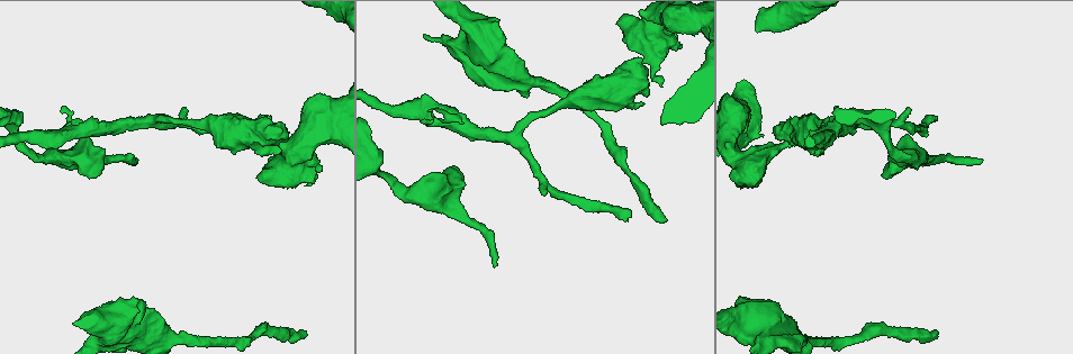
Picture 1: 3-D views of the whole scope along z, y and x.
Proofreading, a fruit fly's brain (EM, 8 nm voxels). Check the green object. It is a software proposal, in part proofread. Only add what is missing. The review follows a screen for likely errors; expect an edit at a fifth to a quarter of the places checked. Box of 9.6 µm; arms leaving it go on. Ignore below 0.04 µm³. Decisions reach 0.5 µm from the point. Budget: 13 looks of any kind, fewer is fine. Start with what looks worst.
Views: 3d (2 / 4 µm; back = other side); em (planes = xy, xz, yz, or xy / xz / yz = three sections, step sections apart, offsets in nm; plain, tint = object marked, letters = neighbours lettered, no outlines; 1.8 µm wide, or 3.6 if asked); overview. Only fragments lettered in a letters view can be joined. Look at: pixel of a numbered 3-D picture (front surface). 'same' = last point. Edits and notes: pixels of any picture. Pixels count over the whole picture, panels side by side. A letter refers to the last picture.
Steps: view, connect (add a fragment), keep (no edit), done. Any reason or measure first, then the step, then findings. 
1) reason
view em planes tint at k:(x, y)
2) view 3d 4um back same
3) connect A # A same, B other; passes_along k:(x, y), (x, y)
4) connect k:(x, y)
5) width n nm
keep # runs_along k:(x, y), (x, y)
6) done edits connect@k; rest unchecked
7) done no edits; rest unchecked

an open end
view 3d 4um at 1:(137, 160)

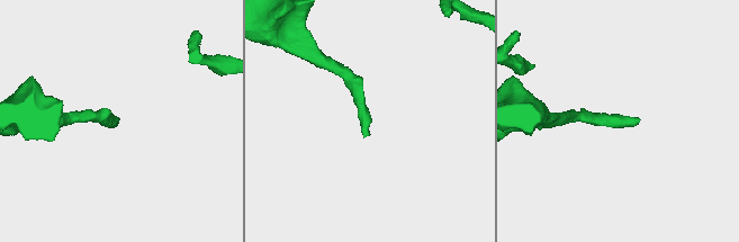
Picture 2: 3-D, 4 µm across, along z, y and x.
need the tissue
view em 3.6um planes plain at 2:(114, 117)

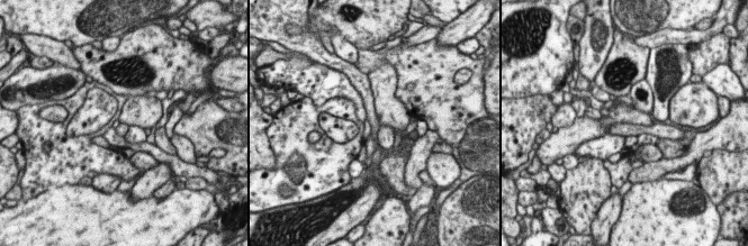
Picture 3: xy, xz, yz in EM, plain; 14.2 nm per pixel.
view em 3.6um planes letters same

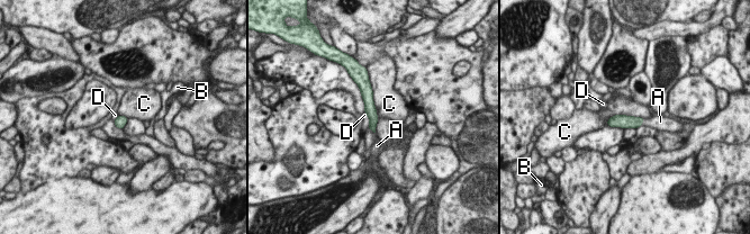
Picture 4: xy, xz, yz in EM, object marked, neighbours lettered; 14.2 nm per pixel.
width 160 nm
connect A # A same, B other, C other, D other; the neuron continues

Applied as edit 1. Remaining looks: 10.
view overview

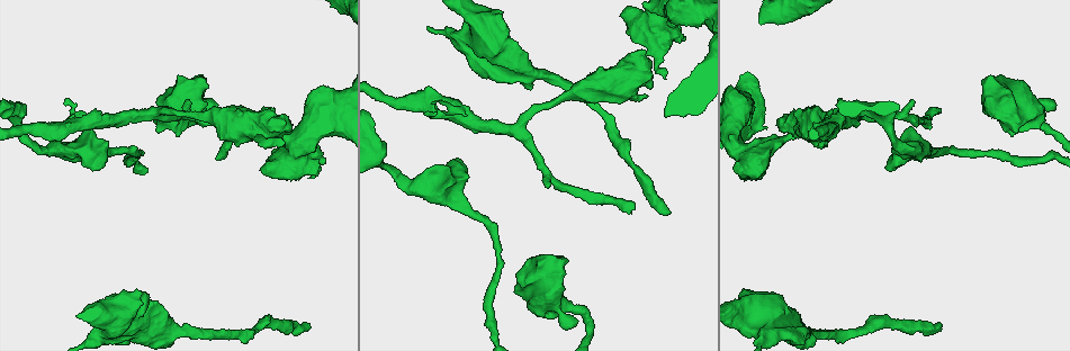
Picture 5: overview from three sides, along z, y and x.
free end
view 3d 4um at 5:(632, 207)

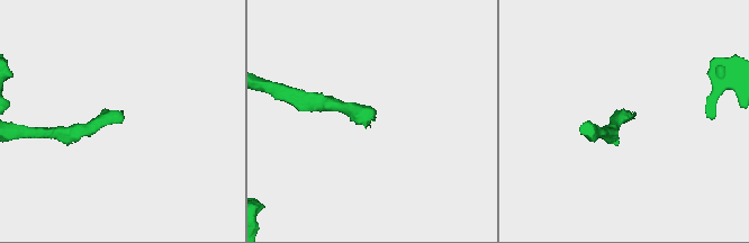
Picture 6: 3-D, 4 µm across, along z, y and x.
view em xz step 8 tint at 6:(122, 122)

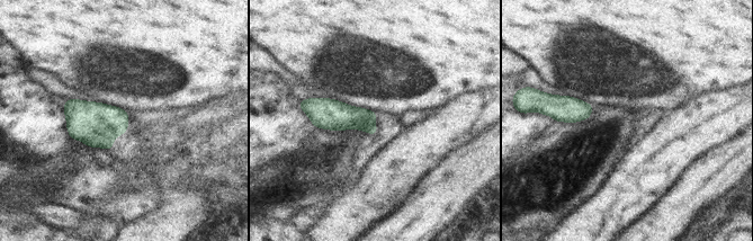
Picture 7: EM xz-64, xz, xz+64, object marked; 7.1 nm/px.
cut it another way
view em planes letters same

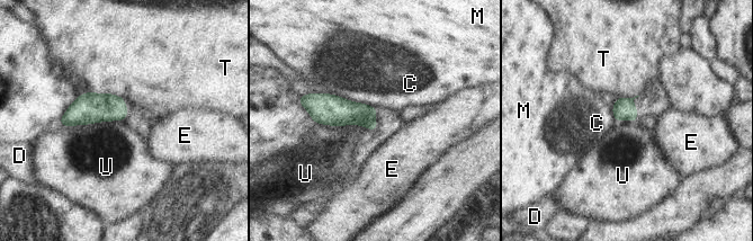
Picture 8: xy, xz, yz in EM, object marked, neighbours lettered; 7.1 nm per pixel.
keep # C other, D other, E other, M other, T other, U other; none of them fits

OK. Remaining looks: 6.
long arm stops here
view em 3.6um xy step 8 letters at 5:(938, 330)

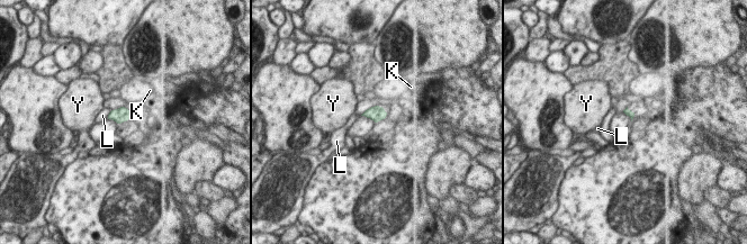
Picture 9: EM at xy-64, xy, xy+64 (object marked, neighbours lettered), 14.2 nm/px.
keep # K other, L other, Y other; border 9:(111, 110), (106, 117); none of them fits

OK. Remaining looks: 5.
branch stops here
view em planes letters at 5:(664, 77)

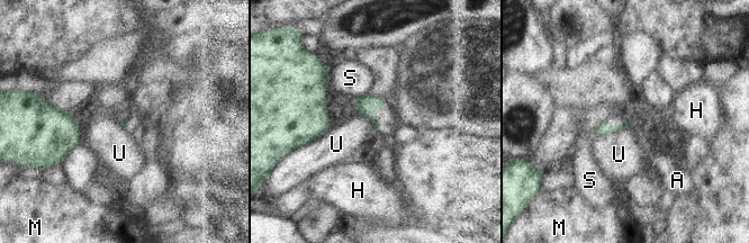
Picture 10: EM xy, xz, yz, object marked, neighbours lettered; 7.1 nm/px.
keep # A other, H other, M other, S other, U other; no lettered fragment goes on from it

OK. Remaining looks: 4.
stops while still wide
view em planes letters at 5:(499, 82)

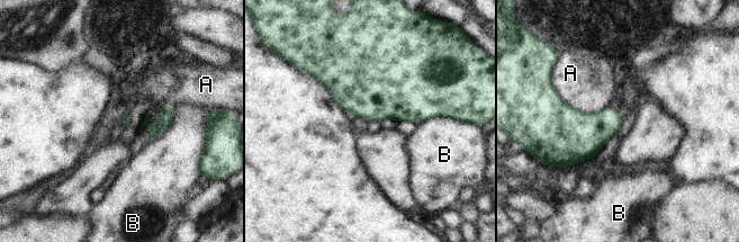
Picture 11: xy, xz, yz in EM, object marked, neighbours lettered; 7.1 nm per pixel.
longest_contact B 340 nm
keep # A other, B other; border 11:(552, 84), (558, 93), (570, 105); none of them fits

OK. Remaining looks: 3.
done edits connect@4; rest unchecked

